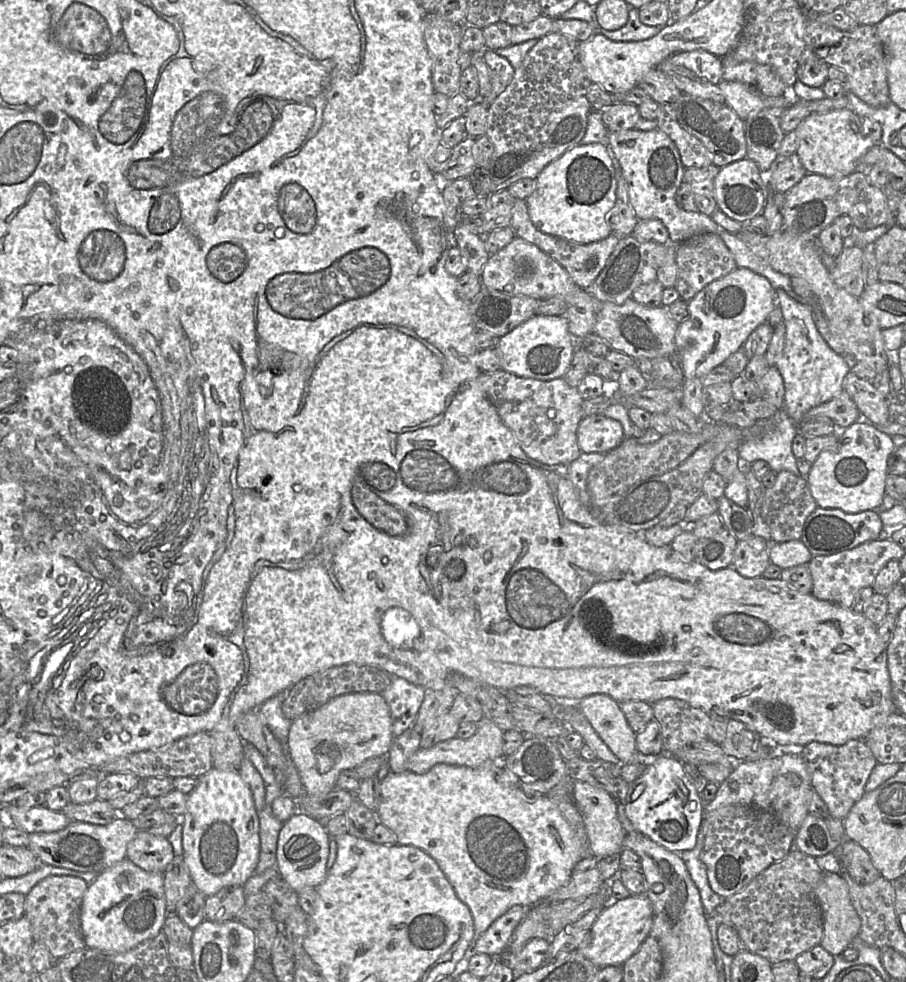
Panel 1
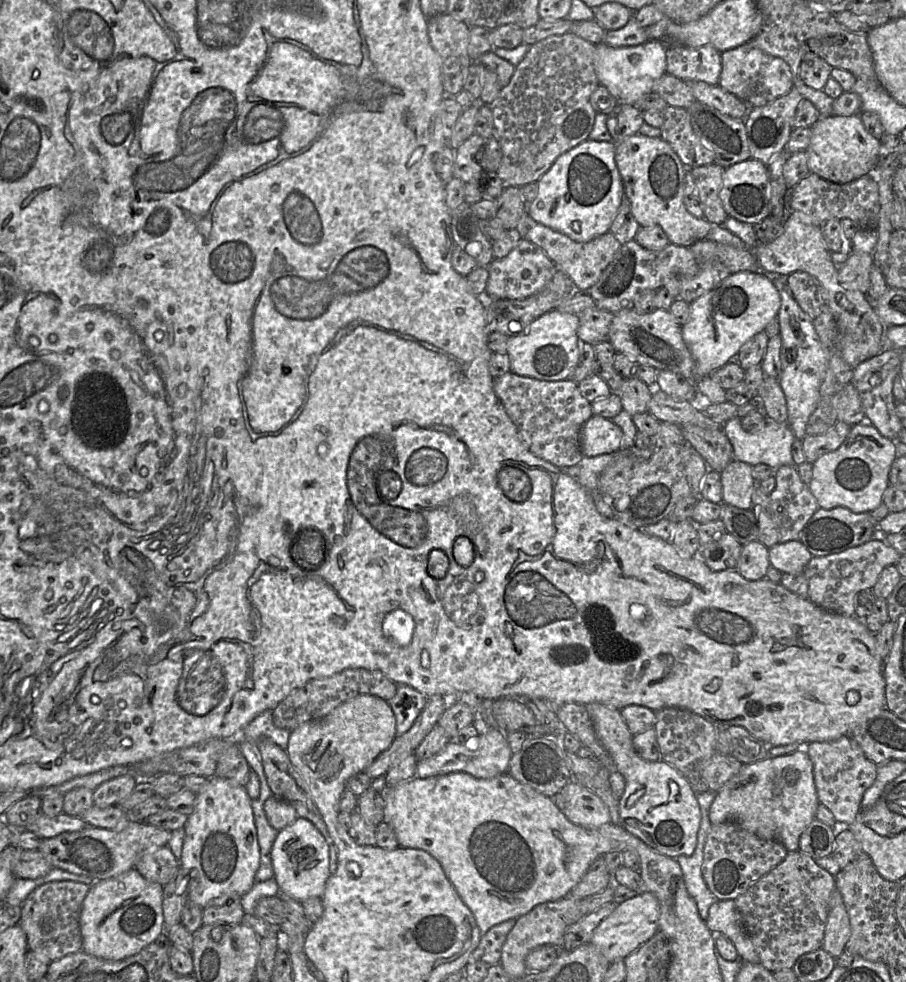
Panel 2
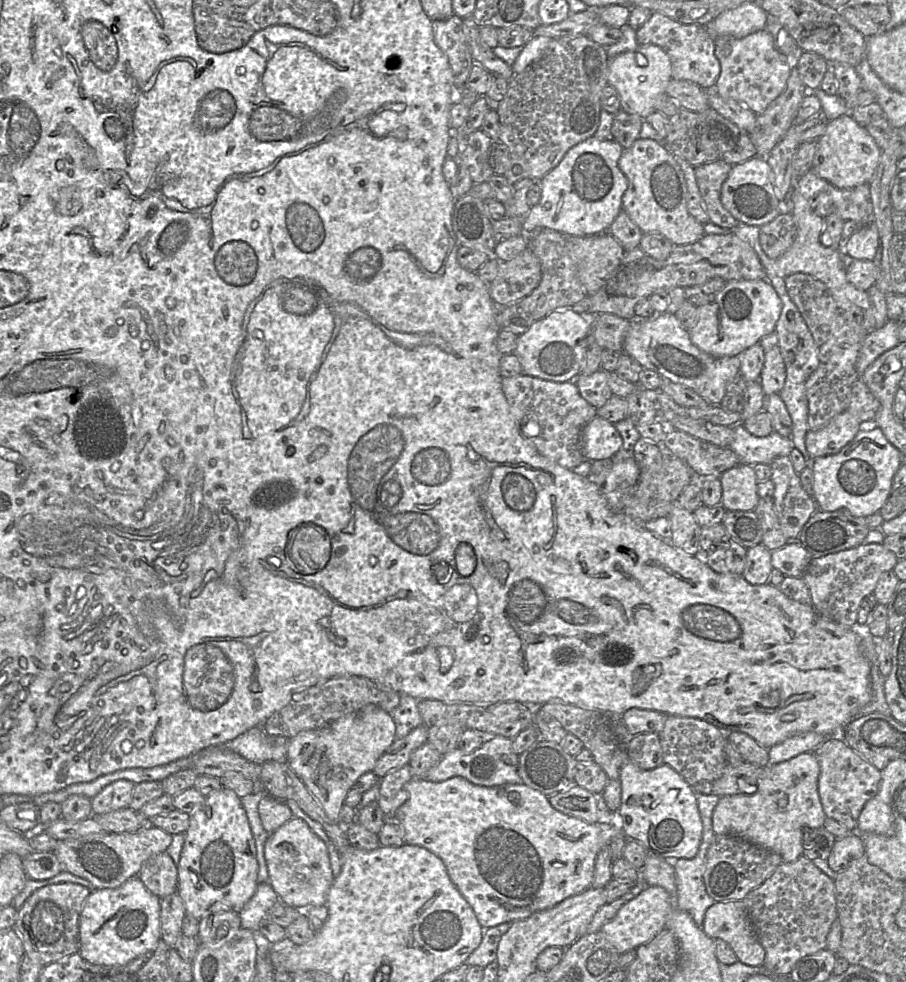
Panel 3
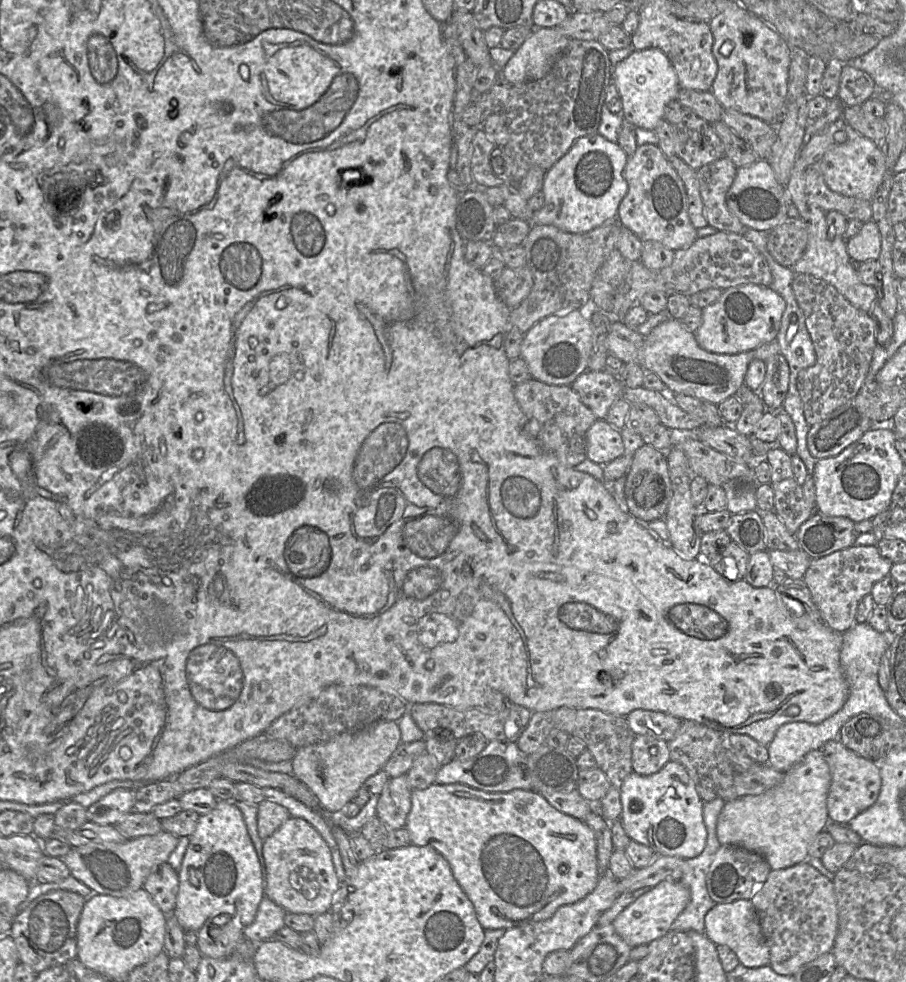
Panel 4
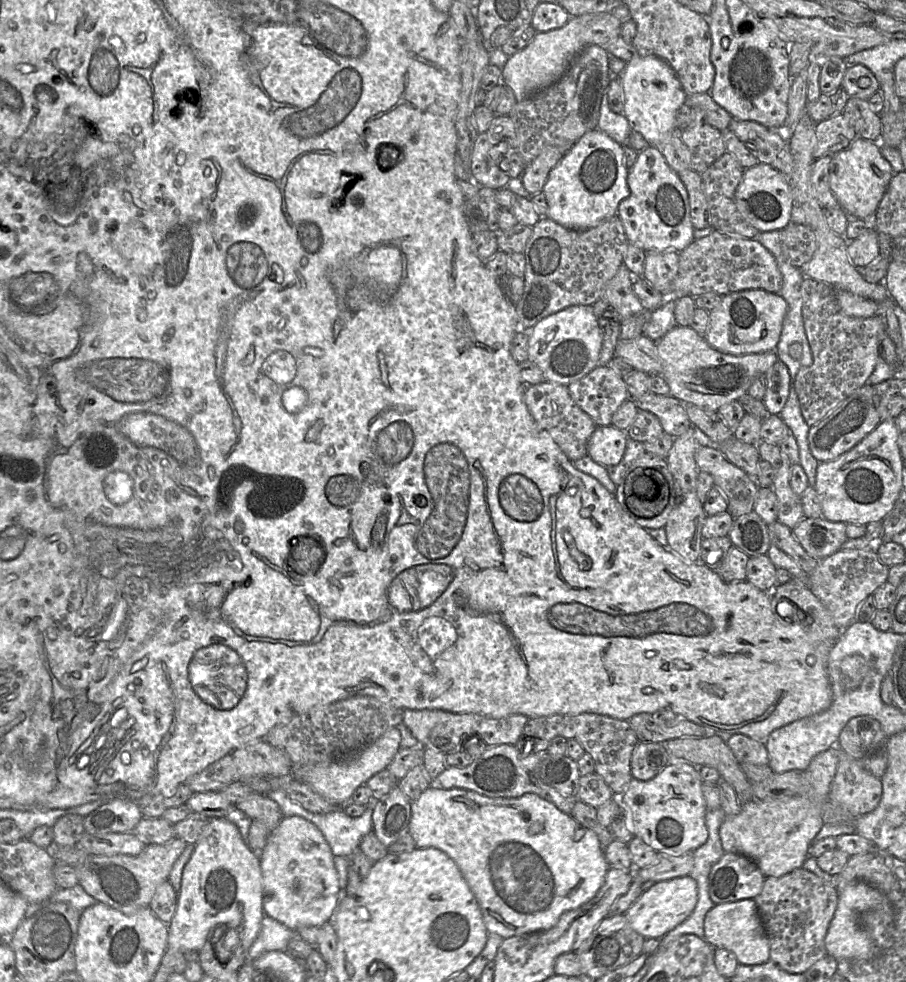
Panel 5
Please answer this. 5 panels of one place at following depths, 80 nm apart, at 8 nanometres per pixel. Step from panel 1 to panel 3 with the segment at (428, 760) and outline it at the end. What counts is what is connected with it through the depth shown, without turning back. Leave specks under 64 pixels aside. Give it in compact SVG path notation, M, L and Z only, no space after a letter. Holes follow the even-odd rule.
M495 735L486 737L482 746L472 753L465 753L457 747L441 757L440 761L431 768L424 779L432 782L445 781L451 777L462 777L472 784L494 787L505 784L523 784L518 772L519 755L512 747L512 739Z

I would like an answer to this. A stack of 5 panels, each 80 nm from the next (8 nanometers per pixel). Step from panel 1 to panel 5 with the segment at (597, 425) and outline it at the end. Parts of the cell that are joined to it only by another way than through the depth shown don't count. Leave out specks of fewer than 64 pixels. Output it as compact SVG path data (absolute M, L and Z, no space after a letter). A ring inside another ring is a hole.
M597 426L588 444L592 460L605 467L618 465L625 454L627 435L625 431L610 426Z

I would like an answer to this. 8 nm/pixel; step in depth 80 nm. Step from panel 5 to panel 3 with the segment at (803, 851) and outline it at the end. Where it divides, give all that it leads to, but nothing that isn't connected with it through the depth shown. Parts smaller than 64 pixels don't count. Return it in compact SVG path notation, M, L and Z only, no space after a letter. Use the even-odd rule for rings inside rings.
M814 752L801 753L787 761L783 761L777 764L768 764L762 767L762 770L757 780L757 785L751 784L752 786L757 787L754 793L751 794L739 793L735 795L724 795L719 798L719 801L712 815L714 832L716 833L716 835L736 835L744 840L747 840L756 845L762 846L768 850L776 852L782 857L783 862L796 861L801 855L803 855L803 835L805 830L809 828L822 827L826 818L818 792L819 775L820 775L820 766Z

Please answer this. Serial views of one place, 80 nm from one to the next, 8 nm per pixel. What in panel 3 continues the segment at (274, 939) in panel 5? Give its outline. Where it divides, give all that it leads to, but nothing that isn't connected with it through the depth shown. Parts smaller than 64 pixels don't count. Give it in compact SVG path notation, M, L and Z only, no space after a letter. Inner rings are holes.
M269 882L259 883L251 899L240 911L241 927L257 933L269 910L280 901Z

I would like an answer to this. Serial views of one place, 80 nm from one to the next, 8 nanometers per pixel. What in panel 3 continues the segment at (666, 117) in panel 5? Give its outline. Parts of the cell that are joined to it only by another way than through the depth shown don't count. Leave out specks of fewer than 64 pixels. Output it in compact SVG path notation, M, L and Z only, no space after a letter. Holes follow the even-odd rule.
M638 46L635 51L625 52L609 59L608 84L617 90L623 111L636 114L645 120L655 111L658 96L665 93L672 79L671 72L670 59L659 46Z

